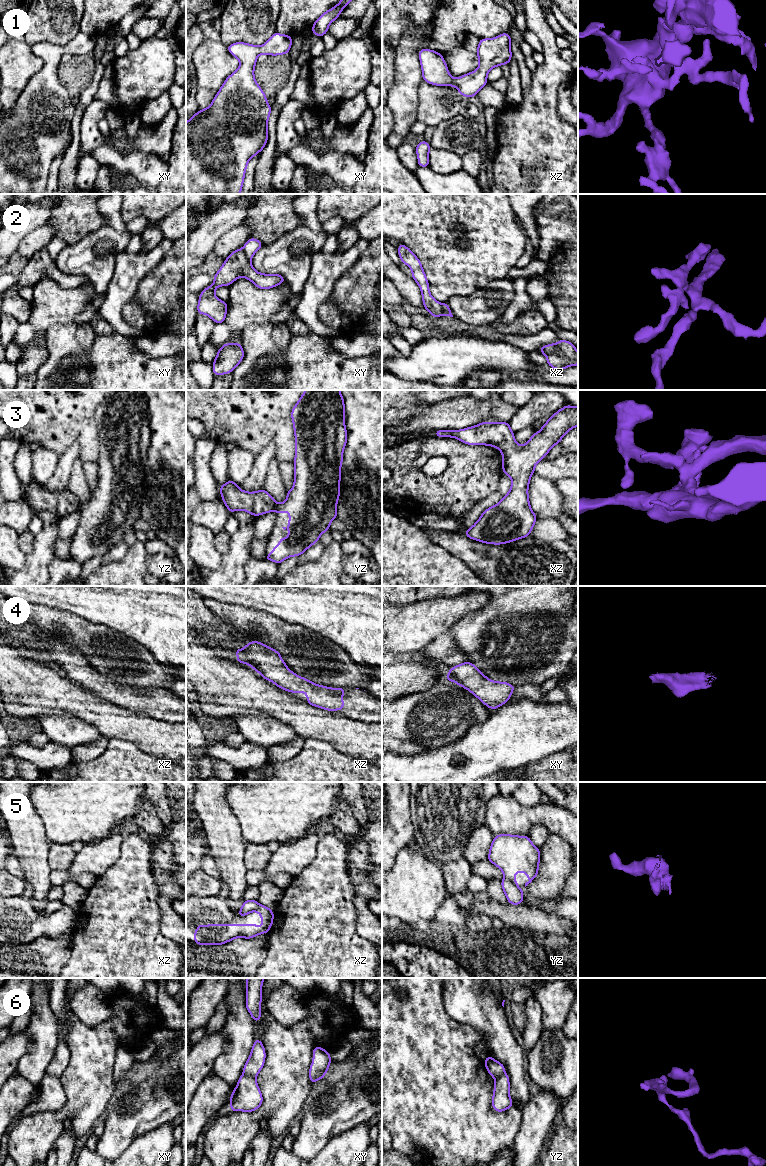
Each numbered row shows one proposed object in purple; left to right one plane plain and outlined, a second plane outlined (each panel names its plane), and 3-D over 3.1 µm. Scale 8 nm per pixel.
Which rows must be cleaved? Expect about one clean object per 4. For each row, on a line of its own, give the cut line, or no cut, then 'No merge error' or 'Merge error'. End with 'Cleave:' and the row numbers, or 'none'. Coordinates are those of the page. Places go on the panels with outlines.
1: No split. No merge error
2: Split along xy (242, 248), (249, 260). Merge error
3: No split. No merge error
4: No split. No merge error
5: Split along yz (504, 877), (516, 886). Merge error
6: Split along xy (243, 1073), (255, 1077). Merge error
Cleave: 2, 5, 6

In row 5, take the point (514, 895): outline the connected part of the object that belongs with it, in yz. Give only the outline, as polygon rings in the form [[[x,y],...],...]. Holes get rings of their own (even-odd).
[[[504,878],[501,881],[501,885],[510,904],[519,905],[523,902],[523,890],[516,886],[512,881]]]

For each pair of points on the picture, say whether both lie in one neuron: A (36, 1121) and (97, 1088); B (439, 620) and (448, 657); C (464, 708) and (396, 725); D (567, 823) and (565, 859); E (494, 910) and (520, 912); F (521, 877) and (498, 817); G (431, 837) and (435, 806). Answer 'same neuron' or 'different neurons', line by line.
A: same neuron
B: different neurons
C: same neuron
D: different neurons
E: same neuron
F: same neuron
G: same neuron

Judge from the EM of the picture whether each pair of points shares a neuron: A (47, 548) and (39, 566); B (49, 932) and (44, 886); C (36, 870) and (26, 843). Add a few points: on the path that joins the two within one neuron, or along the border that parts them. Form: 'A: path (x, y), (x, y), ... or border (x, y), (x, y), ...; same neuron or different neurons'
A: path (43, 552), (39, 562); same neuron
B: border (30, 885), (32, 888), (32, 905), (42, 916); different neurons
C: path (34, 863), (33, 850); same neuron

